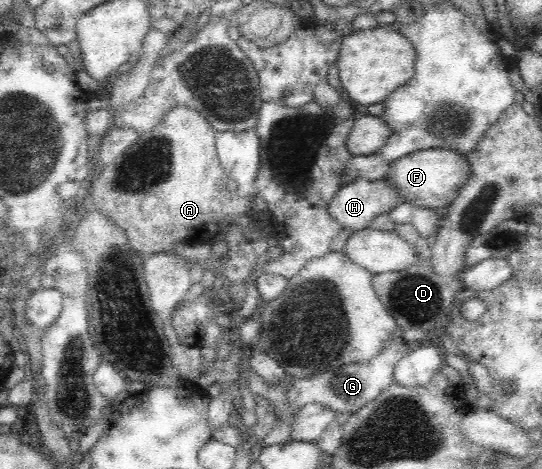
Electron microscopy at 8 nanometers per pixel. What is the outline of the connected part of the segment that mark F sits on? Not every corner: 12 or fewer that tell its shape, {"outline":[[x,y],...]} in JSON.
{"outline":[[442,148],[390,163],[403,202],[445,211],[468,182],[466,156]]}

